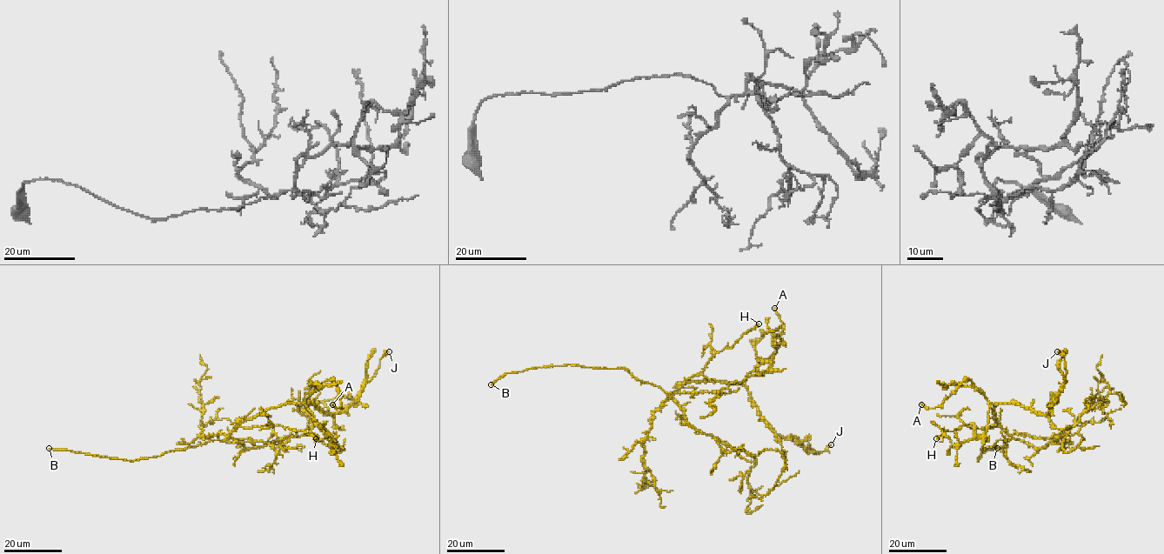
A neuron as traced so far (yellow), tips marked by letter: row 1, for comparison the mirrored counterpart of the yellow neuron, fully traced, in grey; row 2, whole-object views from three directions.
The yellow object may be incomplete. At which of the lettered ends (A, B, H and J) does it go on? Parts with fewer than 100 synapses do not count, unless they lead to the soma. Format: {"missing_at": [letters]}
{"missing_at": ["B"]}

